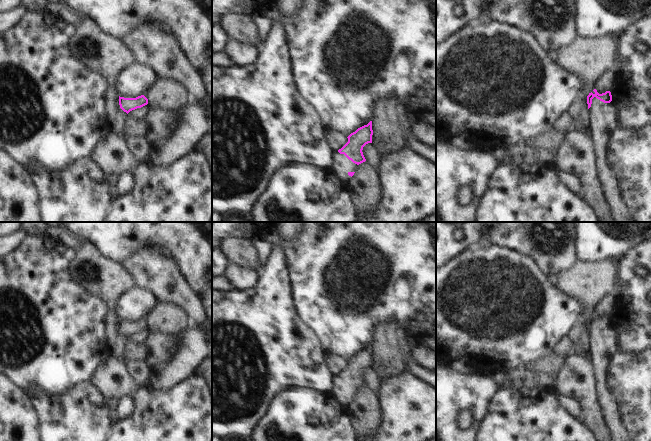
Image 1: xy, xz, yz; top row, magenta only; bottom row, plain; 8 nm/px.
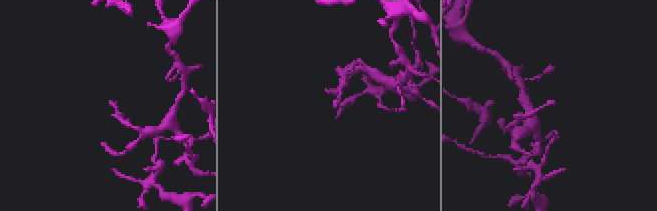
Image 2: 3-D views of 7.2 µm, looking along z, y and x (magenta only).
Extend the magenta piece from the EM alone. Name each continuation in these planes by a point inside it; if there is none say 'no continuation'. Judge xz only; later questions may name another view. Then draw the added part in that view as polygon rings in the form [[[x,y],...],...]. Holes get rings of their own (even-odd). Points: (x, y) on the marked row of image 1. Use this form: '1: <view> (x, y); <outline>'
1: xz (341, 165); [[[337,150],[334,155],[332,168],[330,171],[343,182],[346,182],[351,178],[348,173],[355,172],[357,170],[357,167],[357,164],[349,160],[344,154],[340,154]]]

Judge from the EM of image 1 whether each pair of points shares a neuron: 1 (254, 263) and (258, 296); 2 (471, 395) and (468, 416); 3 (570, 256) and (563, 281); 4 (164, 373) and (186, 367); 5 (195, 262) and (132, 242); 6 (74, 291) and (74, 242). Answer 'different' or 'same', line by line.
1: different
2: different
3: different
4: same
5: same
6: different

